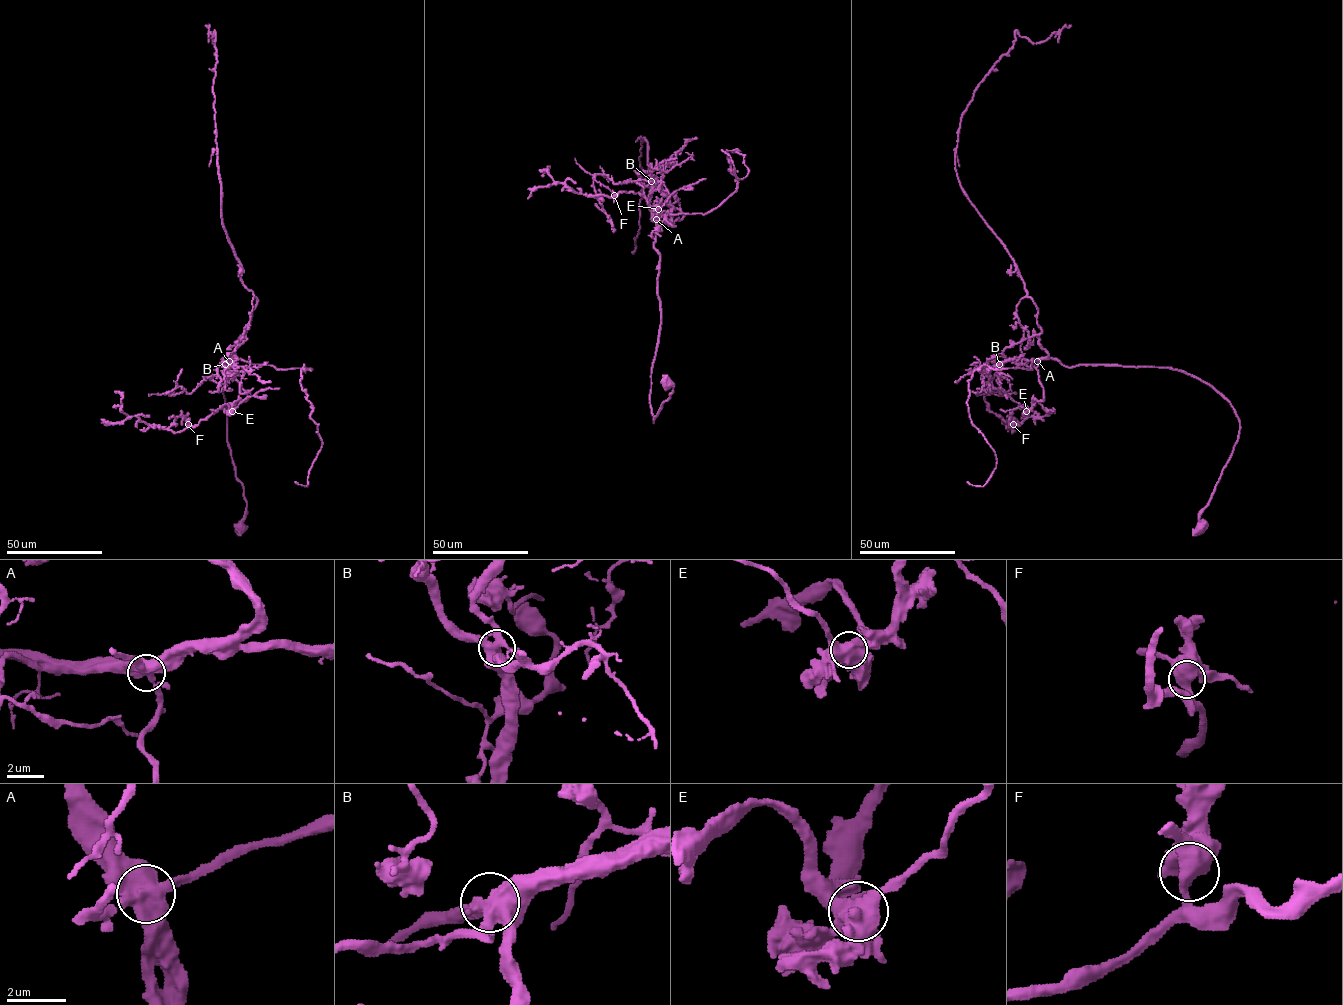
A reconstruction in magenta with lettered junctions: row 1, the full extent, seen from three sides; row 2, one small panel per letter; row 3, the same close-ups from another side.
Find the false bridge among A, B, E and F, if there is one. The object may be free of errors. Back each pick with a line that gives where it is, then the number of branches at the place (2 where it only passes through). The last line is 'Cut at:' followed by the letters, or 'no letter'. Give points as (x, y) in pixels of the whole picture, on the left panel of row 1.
A: at (229, 361); 4 branches meet
Cut at: A

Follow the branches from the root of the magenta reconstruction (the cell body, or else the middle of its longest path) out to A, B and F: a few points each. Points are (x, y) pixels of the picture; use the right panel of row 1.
A: (1200, 529), (1200, 511), (1237, 439), (1232, 406), (1208, 384), (1169, 368), (1037, 361)
B: (1200, 529), (1200, 511), (1239, 430), (1232, 406), (1211, 386), (1166, 368), (1067, 367), (1051, 358), (999, 364)
F: (1200, 529), (1239, 420), (1200, 380), (1166, 368), (1040, 358), (1043, 400), (1014, 409), (1013, 424)

